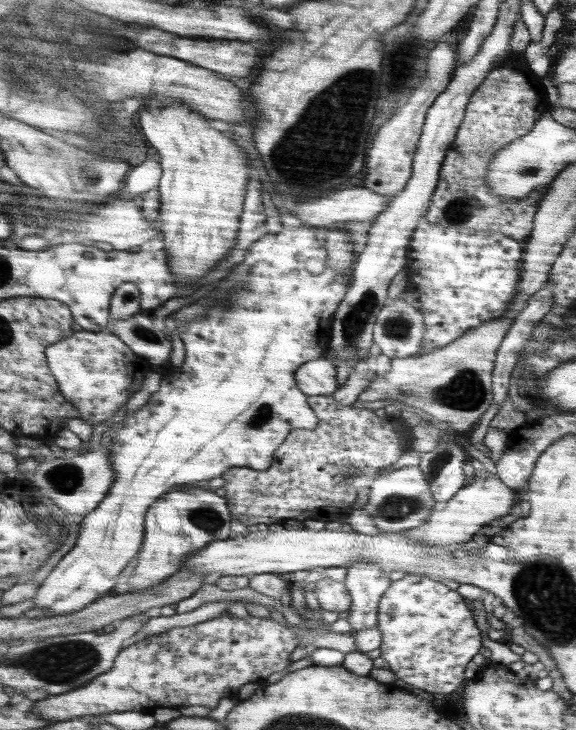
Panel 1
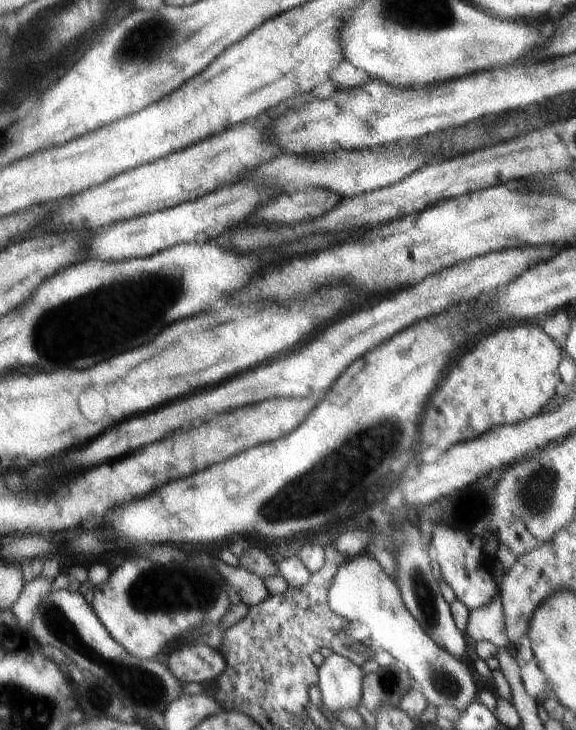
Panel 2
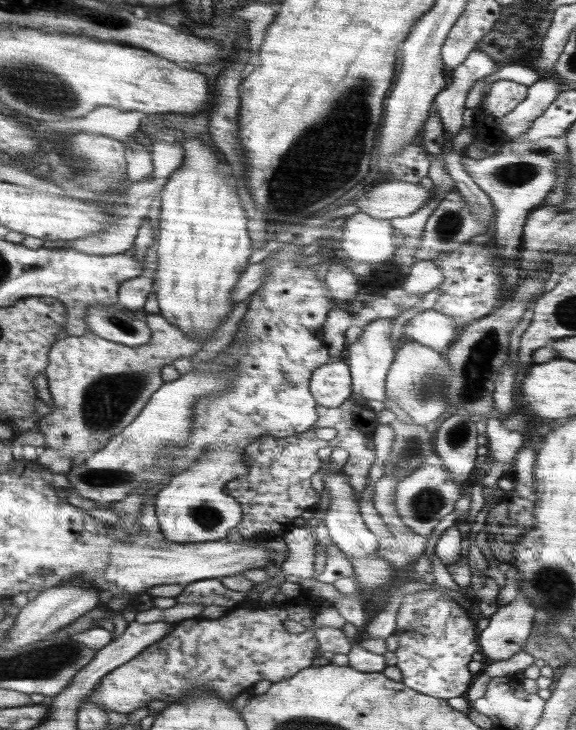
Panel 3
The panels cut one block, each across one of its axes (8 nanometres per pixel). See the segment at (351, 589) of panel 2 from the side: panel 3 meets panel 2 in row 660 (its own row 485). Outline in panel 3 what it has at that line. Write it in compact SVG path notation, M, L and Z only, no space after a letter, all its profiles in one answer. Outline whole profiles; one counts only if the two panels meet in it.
M423 465L410 476L396 484L394 496L395 509L406 527L422 537L430 537L441 518L454 510L456 501L462 496L462 483L450 480L446 470L438 466Z

